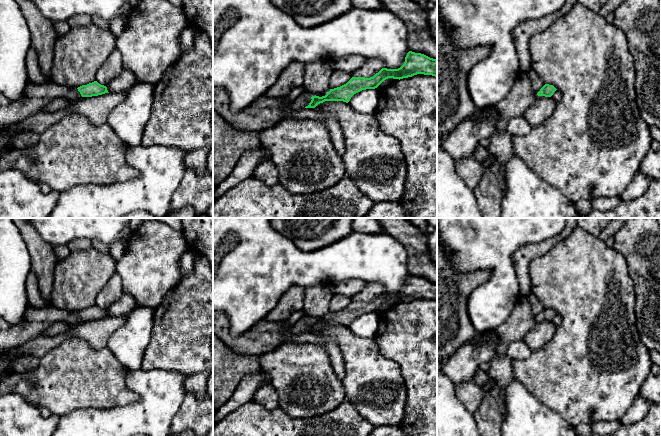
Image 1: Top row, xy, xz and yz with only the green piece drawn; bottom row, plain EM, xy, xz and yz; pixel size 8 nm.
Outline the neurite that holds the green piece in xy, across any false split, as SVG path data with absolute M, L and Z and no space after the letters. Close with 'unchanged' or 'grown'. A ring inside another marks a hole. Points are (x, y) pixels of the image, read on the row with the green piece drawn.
M29 81L22 100L10 100L0 93L0 130L35 116L58 97L76 101L81 97L92 97L105 93L109 93L107 87L97 81L78 88L64 86L52 81L45 83Z; grown

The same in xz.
M409 51L405 57L404 64L400 68L382 68L370 78L352 77L346 84L330 89L325 96L312 96L311 102L305 108L315 108L318 104L325 101L343 101L348 103L354 94L366 89L375 89L388 78L400 80L417 74L437 77L437 60L421 53Z; unchanged

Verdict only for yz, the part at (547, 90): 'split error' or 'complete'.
complete

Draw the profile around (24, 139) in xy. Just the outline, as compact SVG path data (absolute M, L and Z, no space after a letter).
M24 131L11 138L8 149L22 149L35 145L40 139L40 135L32 131Z

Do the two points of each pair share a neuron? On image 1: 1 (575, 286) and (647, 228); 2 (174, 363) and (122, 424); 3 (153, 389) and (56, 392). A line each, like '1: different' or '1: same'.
1: different
2: different
3: different

